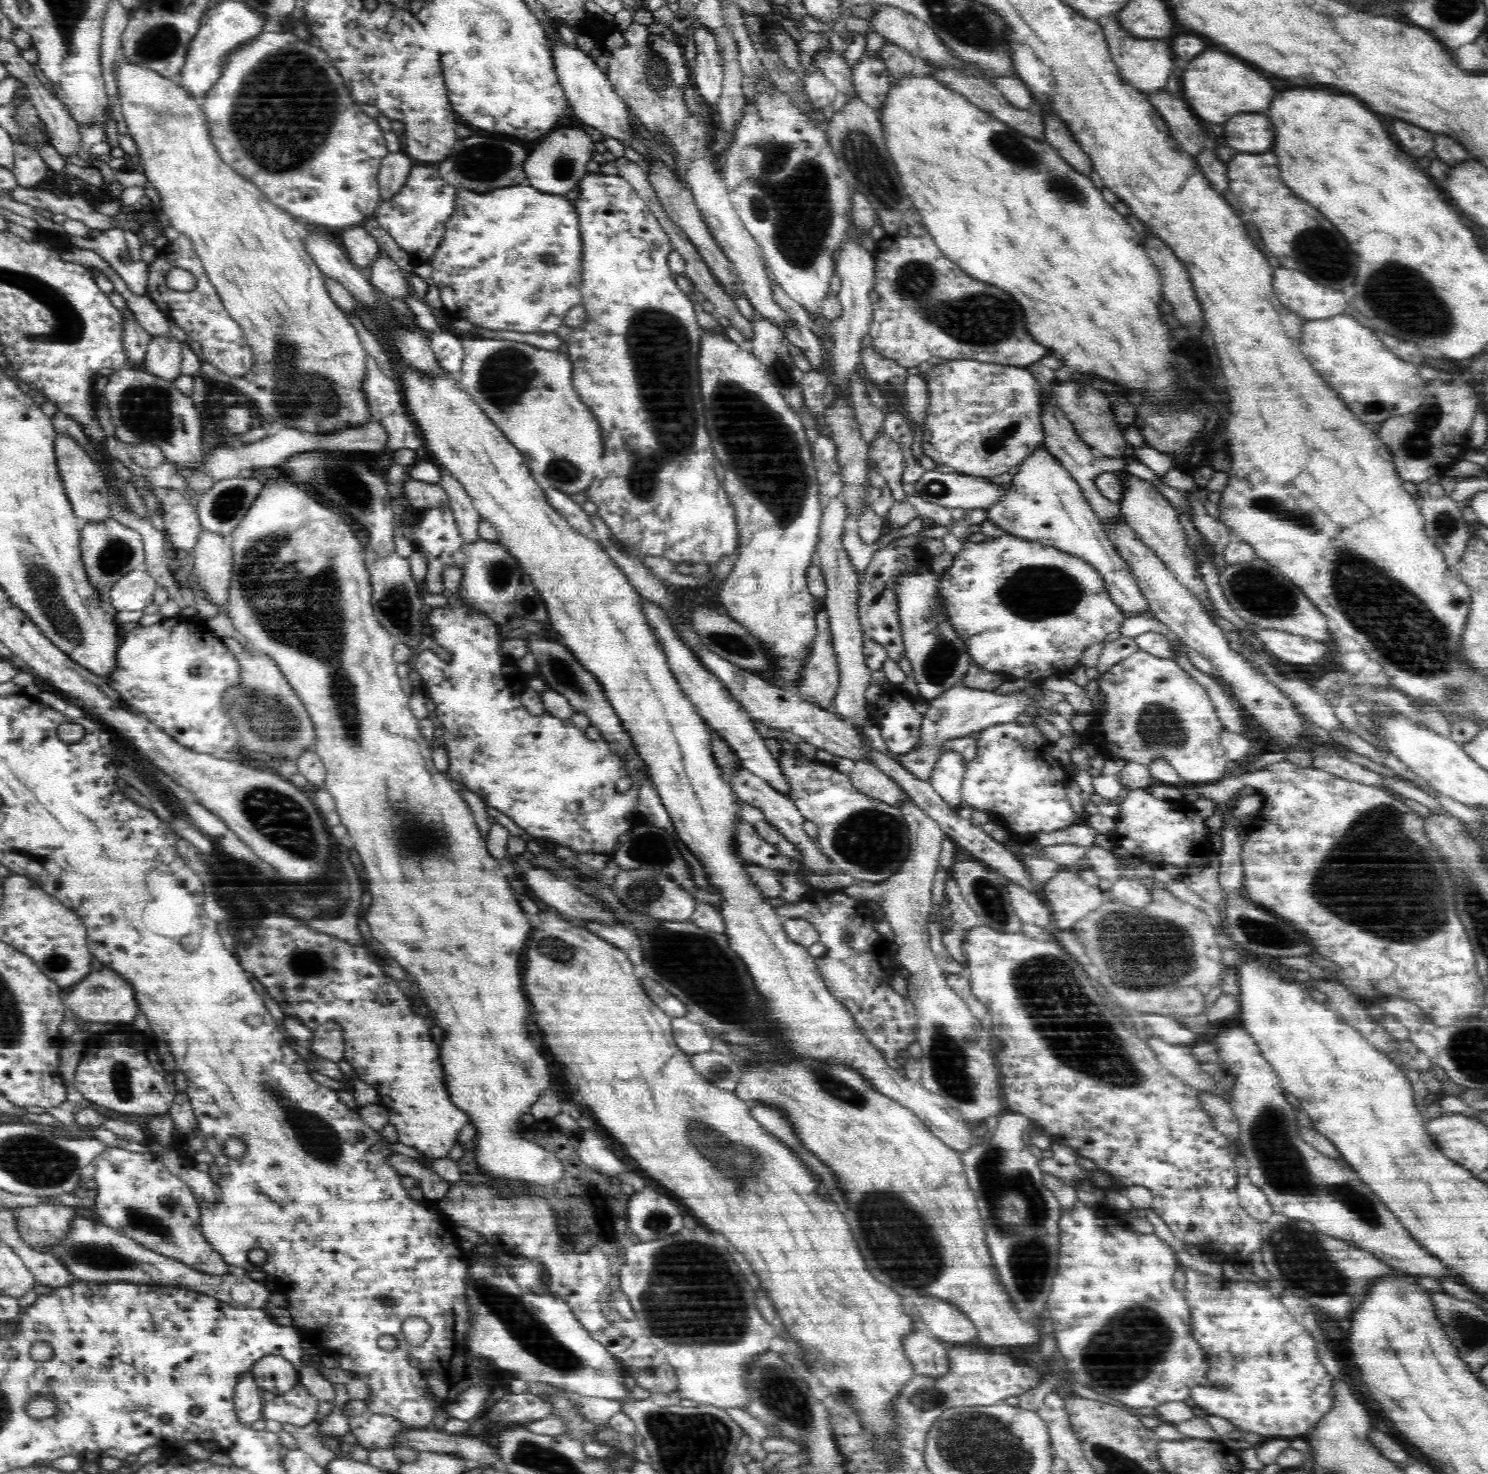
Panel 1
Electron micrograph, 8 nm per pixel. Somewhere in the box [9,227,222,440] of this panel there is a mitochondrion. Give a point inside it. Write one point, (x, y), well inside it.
(67, 324)

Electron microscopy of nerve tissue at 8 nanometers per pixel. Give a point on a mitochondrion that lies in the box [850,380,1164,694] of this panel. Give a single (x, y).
(1034, 592)

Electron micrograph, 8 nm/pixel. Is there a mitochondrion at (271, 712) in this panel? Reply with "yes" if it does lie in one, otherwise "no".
yes

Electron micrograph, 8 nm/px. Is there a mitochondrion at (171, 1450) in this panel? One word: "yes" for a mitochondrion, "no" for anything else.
no

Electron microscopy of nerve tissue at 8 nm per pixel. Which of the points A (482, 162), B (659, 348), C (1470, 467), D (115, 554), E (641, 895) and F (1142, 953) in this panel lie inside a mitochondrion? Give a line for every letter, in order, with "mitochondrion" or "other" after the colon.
A: mitochondrion
B: mitochondrion
C: other
D: mitochondrion
E: mitochondrion
F: mitochondrion

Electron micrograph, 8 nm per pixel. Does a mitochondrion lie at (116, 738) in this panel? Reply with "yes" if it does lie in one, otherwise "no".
no

